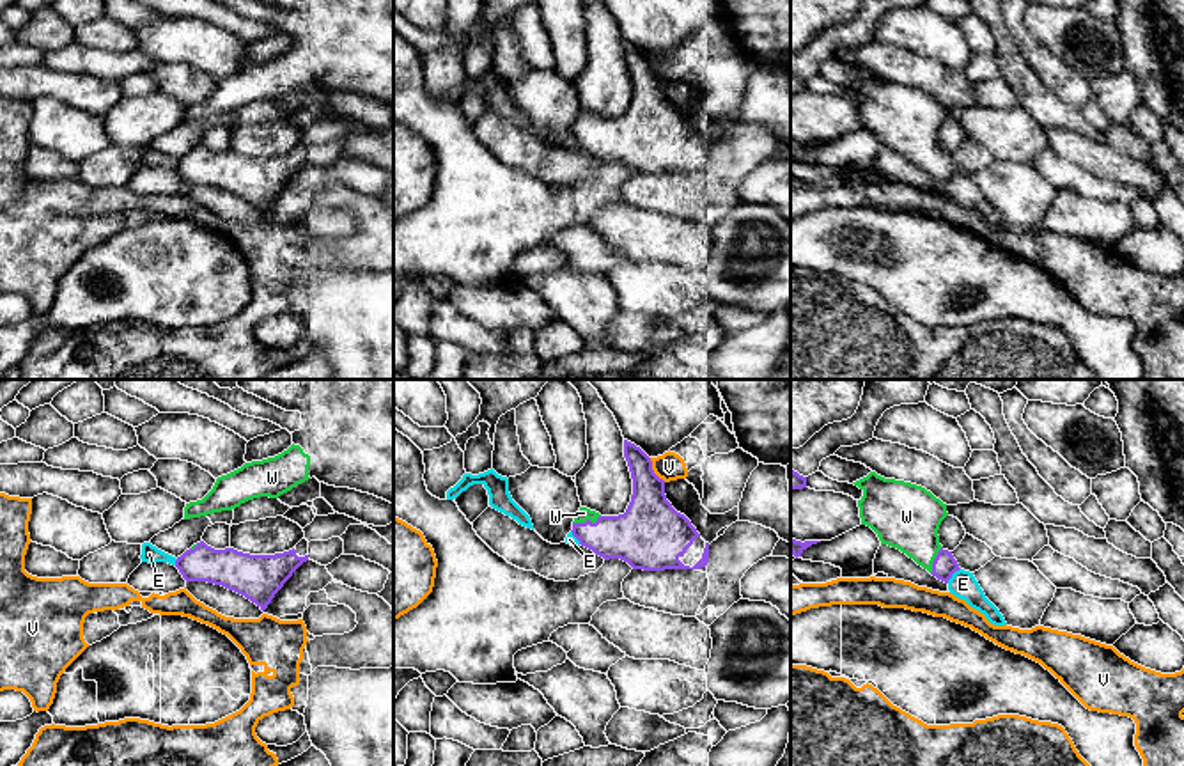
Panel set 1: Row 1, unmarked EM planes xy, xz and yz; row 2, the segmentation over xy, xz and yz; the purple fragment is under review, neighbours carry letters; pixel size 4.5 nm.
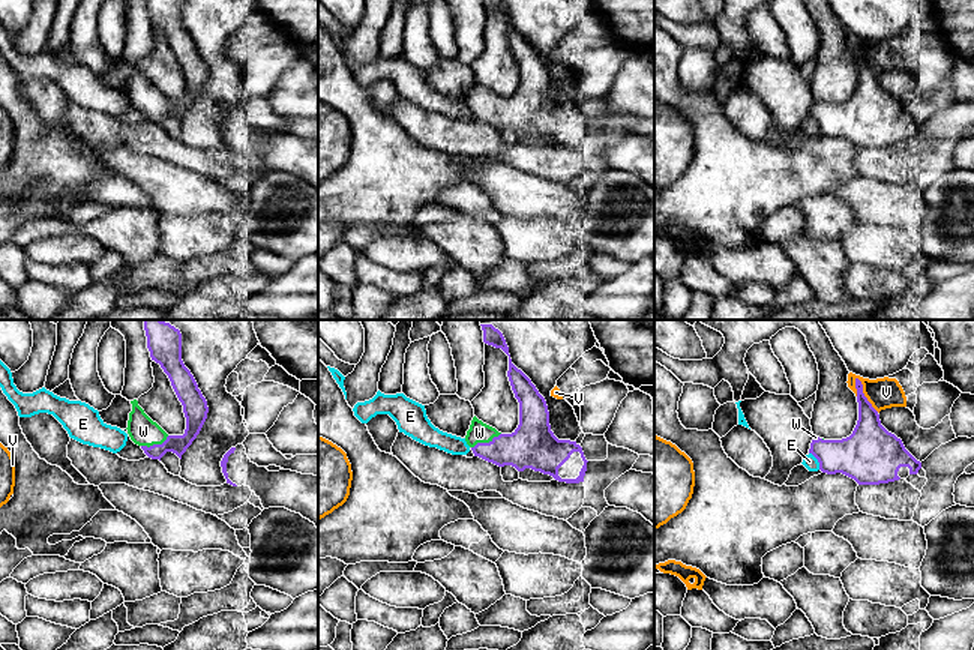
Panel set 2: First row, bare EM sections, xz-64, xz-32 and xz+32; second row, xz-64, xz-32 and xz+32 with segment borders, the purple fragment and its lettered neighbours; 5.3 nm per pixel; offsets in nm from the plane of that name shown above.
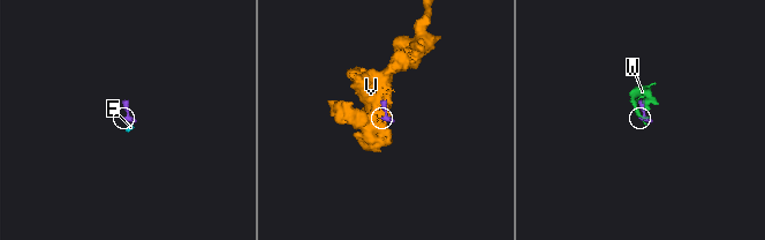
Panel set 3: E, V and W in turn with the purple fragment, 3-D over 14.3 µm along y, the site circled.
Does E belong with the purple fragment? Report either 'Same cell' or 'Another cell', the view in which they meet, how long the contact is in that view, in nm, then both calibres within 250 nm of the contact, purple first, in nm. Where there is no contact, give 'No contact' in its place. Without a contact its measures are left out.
Another cell. Touches purple in yz. Shared border 90 nm. Thickness 110 nm (purple) against 120 nm

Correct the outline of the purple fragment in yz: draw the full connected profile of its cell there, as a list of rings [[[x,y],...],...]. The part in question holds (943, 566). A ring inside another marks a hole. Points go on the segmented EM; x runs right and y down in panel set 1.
[[[876,472],[853,482],[863,491],[858,500],[861,525],[870,527],[881,544],[900,550],[938,580],[948,583],[959,571],[952,551],[939,544],[939,525],[946,504],[922,486],[884,479]]]

